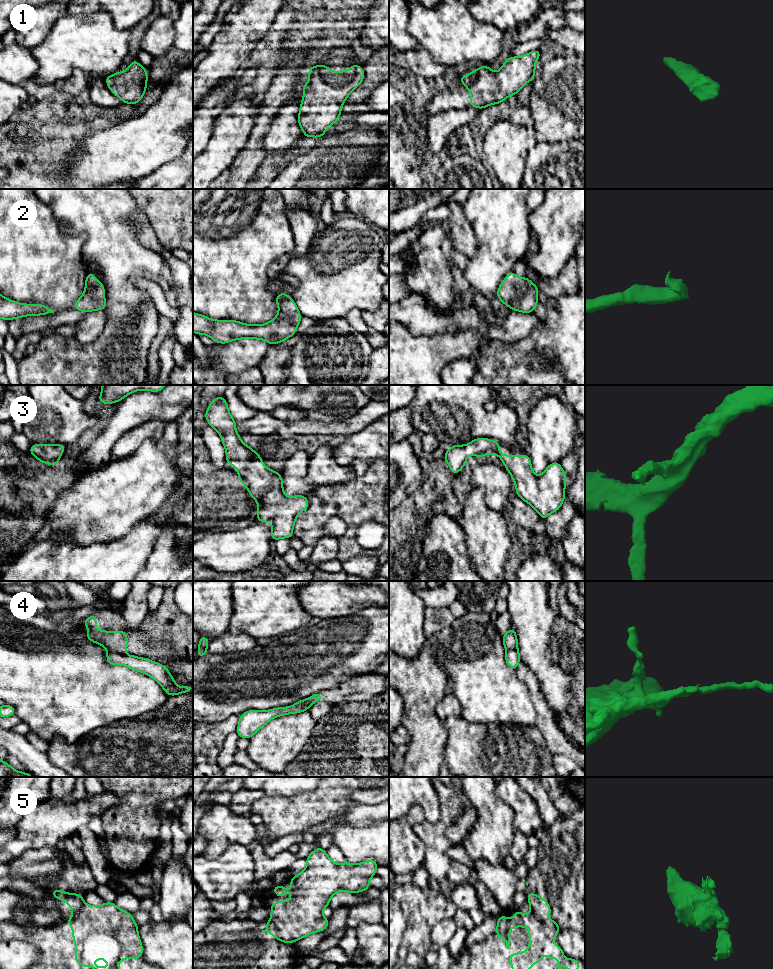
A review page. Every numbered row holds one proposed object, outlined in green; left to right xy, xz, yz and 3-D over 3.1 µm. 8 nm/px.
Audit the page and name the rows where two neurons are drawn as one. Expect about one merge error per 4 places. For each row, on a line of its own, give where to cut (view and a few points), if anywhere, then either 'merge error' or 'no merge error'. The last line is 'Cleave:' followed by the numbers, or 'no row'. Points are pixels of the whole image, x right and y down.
1: no cut; no merge error
2: no cut; no merge error
3: no cut; no merge error
4: cut in xy along (108, 649), (123, 655); merge error
5: cut in xy along (84, 904), (79, 913), (69, 919); merge error
Cleave: 4, 5

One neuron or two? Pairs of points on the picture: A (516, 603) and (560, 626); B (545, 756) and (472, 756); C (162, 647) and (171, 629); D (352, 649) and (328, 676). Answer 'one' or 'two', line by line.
A: two
B: one
C: two
D: one

